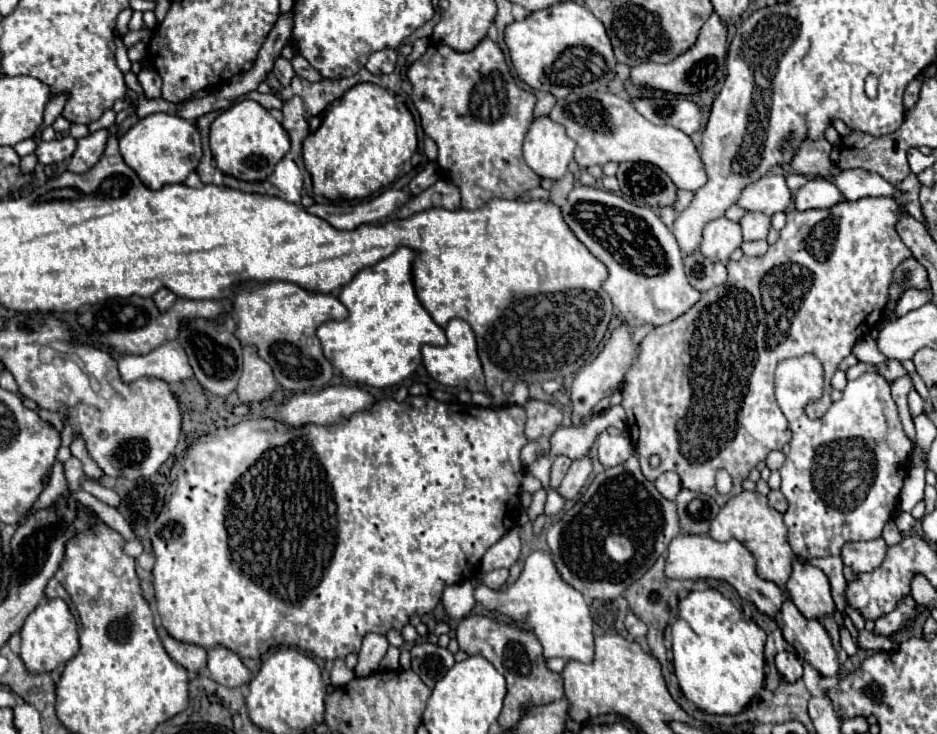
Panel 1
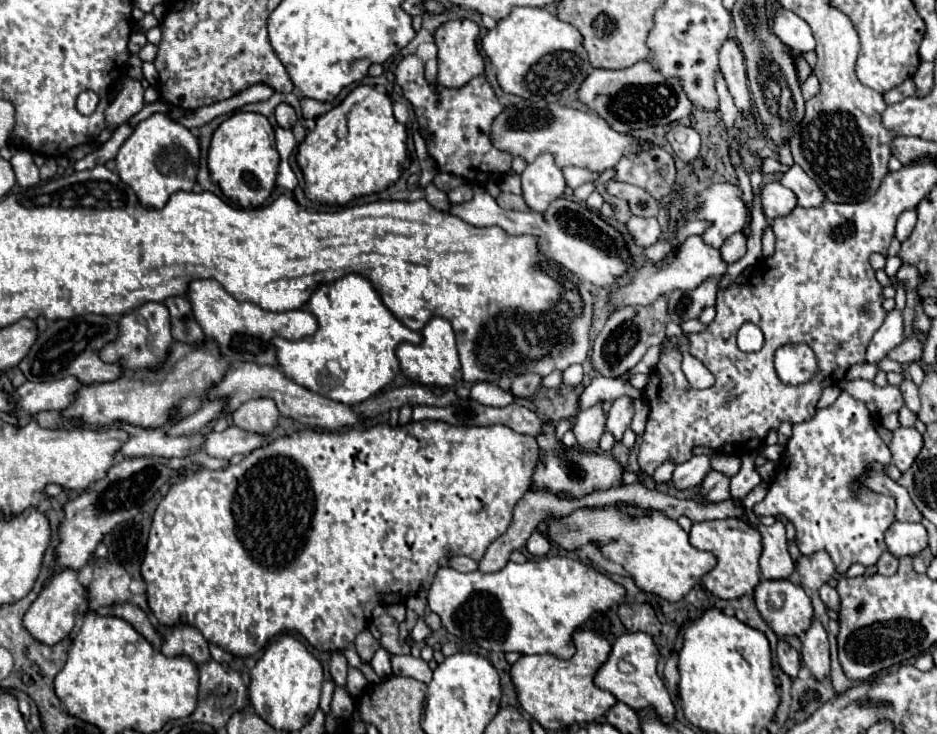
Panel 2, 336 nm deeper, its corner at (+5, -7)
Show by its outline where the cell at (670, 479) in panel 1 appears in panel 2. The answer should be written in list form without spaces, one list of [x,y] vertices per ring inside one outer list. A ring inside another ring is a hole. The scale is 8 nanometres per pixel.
[[[693,456],[691,460],[679,464],[673,472],[673,486],[677,490],[689,490],[701,484],[705,474],[711,470],[707,456]]]

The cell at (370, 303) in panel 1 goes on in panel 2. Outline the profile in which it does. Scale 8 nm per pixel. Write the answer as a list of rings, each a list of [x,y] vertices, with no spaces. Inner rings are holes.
[[[347,274],[347,276],[343,276],[343,278],[339,278],[331,284],[319,286],[311,294],[307,308],[317,318],[319,328],[313,336],[301,338],[301,340],[273,338],[273,344],[277,346],[279,366],[281,366],[283,374],[289,376],[291,380],[295,380],[297,384],[301,384],[301,386],[305,386],[313,392],[319,392],[319,394],[335,400],[335,402],[347,404],[347,406],[371,398],[373,394],[377,394],[379,390],[383,390],[387,384],[393,382],[393,378],[401,370],[397,354],[395,354],[399,344],[403,344],[403,342],[421,344],[421,340],[423,340],[419,332],[409,330],[405,324],[401,324],[393,316],[393,312],[383,304],[375,286],[361,274]]]

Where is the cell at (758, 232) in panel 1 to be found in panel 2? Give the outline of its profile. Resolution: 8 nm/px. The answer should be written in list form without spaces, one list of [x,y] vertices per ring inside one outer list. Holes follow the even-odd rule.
[[[743,232],[731,234],[731,236],[723,242],[723,246],[721,246],[721,256],[723,256],[723,260],[725,260],[727,264],[733,264],[733,262],[737,262],[739,258],[743,258],[745,252],[747,252],[747,238],[745,238]]]

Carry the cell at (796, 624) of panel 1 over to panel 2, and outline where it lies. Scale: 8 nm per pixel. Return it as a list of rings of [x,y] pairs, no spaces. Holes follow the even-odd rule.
[[[763,580],[755,588],[761,618],[777,636],[803,636],[813,622],[811,598],[791,580]]]

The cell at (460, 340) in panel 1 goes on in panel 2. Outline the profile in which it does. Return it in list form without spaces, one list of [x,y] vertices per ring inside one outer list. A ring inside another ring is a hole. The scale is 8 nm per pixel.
[[[433,318],[421,332],[423,342],[419,346],[415,344],[401,344],[397,348],[397,358],[401,362],[401,370],[409,380],[423,386],[441,386],[449,388],[461,382],[461,364],[457,356],[457,344],[455,344],[455,332],[451,324],[445,318]]]

